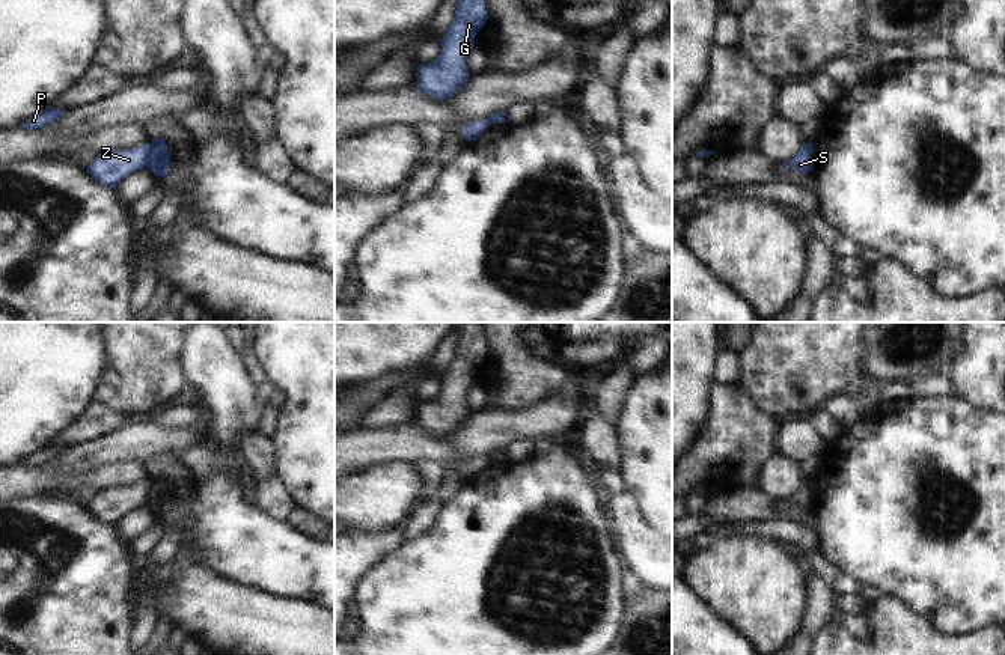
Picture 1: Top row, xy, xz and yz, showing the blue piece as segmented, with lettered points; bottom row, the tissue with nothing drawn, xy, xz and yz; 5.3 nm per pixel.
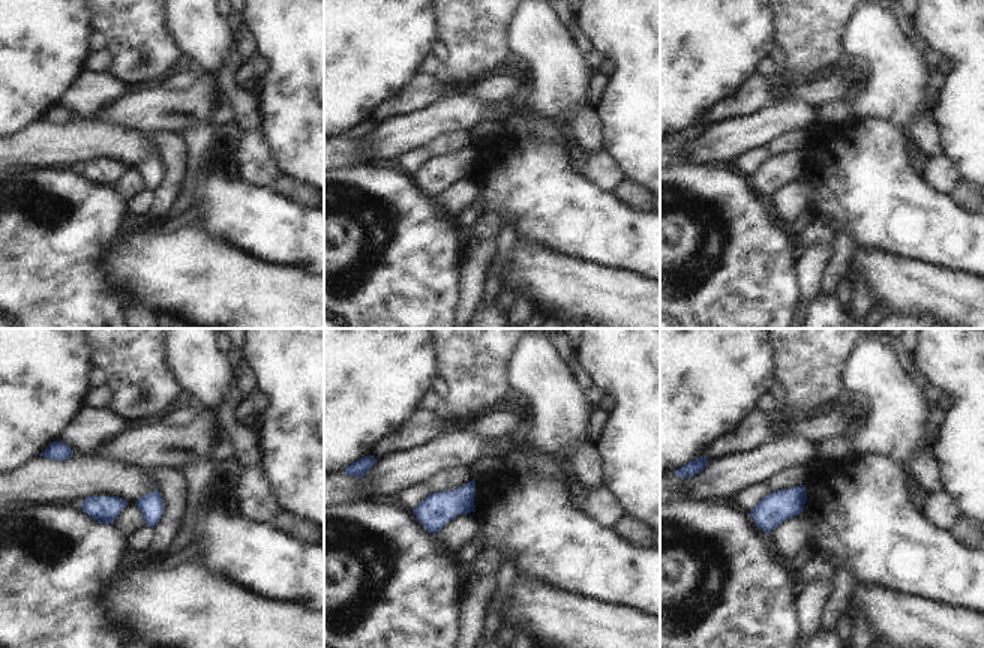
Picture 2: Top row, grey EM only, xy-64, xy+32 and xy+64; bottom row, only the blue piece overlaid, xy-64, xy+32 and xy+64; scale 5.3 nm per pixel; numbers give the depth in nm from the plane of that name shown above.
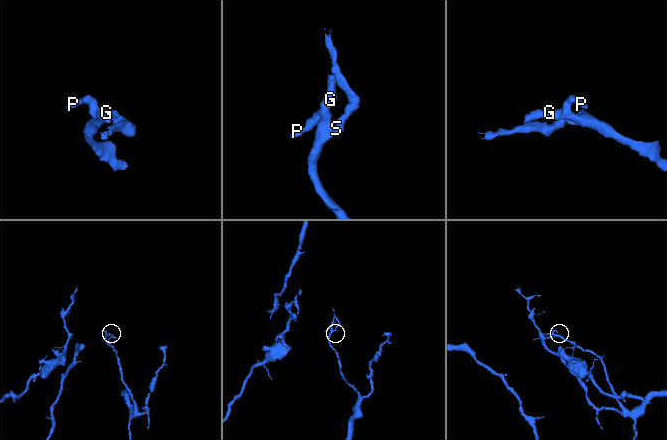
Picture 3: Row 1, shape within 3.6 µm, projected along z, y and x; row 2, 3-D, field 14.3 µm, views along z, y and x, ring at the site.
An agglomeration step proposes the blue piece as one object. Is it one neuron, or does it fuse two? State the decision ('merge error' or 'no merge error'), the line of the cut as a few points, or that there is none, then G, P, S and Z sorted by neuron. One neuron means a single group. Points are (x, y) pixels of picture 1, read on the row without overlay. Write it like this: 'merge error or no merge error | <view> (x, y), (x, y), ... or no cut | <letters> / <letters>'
merge error | xy (151, 481), (143, 502) | G P Z / S

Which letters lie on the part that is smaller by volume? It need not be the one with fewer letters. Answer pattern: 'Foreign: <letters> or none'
Foreign: S

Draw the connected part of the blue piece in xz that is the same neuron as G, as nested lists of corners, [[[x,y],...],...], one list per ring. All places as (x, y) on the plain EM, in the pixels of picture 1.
[[[463,322],[454,357],[440,376],[438,395],[417,405],[420,429],[435,437],[446,437],[466,422],[470,411],[464,404],[464,396],[487,357],[484,322]]]

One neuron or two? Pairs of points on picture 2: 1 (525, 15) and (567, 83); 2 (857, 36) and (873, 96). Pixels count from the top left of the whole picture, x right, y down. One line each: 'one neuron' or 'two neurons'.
1: one neuron
2: one neuron

